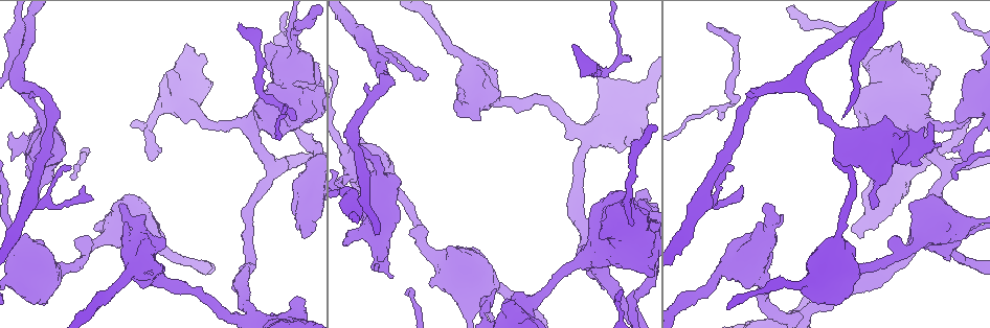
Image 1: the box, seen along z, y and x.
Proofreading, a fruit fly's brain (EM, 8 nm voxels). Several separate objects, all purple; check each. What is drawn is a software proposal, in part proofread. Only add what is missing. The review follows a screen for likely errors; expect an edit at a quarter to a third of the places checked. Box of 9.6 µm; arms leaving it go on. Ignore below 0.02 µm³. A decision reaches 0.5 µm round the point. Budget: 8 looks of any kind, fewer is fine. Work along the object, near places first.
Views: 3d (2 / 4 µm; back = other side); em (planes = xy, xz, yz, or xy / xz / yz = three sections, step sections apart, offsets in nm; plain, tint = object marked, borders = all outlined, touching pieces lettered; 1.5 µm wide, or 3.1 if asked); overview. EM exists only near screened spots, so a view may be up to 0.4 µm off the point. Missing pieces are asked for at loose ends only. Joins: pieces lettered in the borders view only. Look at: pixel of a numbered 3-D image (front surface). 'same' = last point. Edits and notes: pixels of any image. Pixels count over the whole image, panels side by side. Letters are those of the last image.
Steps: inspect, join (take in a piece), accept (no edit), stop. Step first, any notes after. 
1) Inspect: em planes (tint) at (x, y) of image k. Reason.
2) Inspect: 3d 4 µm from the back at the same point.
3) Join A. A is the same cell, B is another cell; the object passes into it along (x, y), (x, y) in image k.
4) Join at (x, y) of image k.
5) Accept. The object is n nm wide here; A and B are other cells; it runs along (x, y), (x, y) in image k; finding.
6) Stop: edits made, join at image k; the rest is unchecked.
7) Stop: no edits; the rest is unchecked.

Inspect: em planes (tint) at (456, 102) of image 1. Free end.

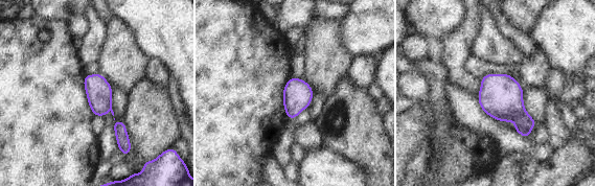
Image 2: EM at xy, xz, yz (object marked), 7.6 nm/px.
Inspect: em planes (borders) at the same point. See the neighbours.

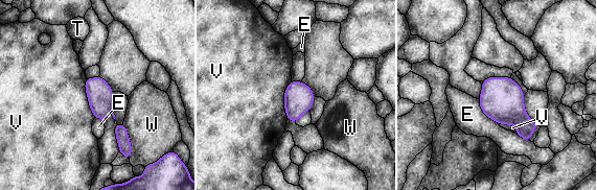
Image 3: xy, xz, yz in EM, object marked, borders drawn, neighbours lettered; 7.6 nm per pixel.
Accept. E, T, V and W are other cells; a border runs along (85, 77), (87, 101), (94, 117) in image 3; none of them fits.

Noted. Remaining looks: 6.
Inspect: em yz step 8 (tint) at (574, 45) of image 1. An open end.

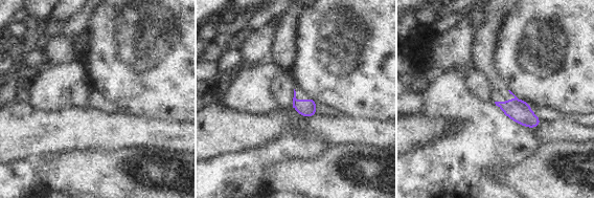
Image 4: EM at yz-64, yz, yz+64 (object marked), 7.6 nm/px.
Inspect: em yz step 8 (borders) at the same point. See the neighbours.

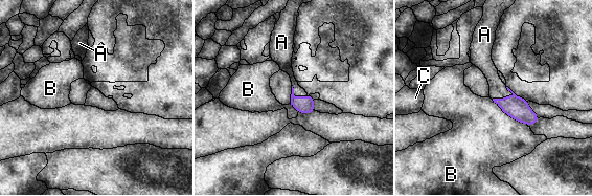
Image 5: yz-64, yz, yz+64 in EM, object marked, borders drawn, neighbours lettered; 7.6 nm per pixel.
Join A. The object is 130 nm wide here; A is the same cell, B and C are other cells; the neuron continues.

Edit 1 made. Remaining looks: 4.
Inspect: overview.

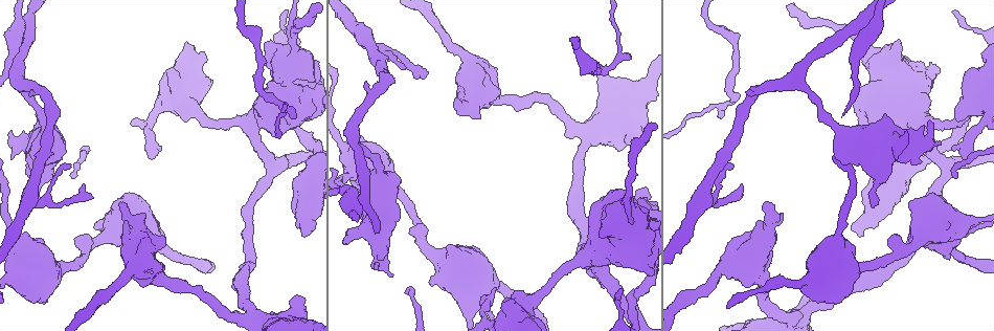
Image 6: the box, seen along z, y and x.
Inspect: em xz step 8 (borders) at (159, 150) of image 6. An open end.

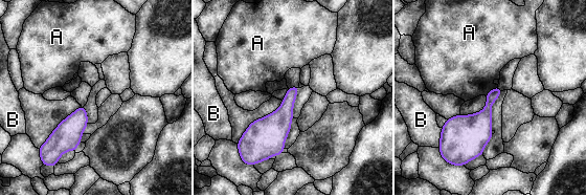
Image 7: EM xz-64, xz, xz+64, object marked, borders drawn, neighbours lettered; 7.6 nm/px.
Inspect: em planes (borders) at the same point. Cut it another way.

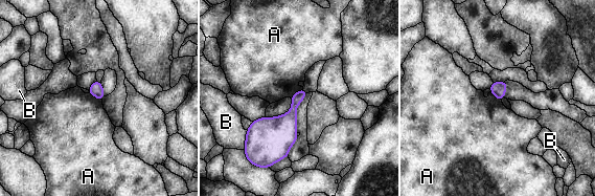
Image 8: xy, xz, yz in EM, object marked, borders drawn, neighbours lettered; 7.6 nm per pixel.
Accept. A and B are other cells; a border runs along (88, 92), (101, 101) in image 8; no lettered piece goes on from it.

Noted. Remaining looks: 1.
Stop: edits made, join at image 5; the rest is unchecked.

